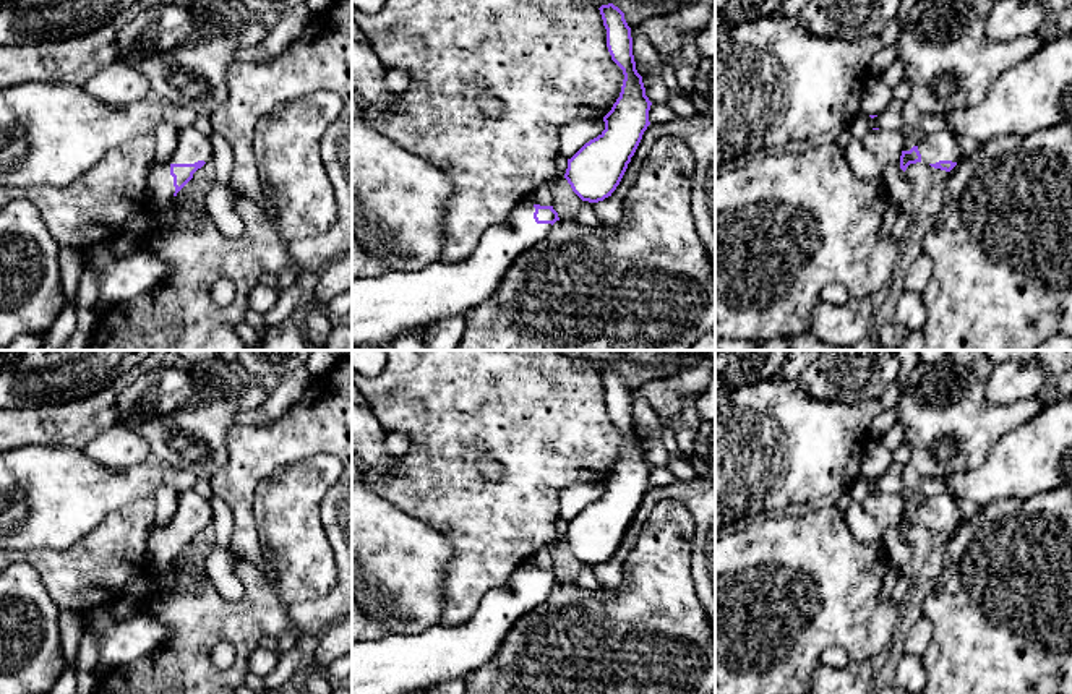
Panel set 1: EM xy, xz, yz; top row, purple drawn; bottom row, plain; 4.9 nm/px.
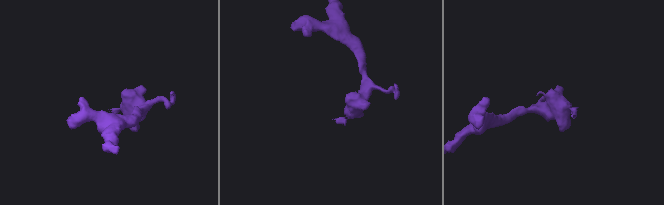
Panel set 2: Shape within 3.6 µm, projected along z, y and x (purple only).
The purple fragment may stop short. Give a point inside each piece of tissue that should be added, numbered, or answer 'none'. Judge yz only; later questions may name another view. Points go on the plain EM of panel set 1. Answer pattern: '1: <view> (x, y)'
1: yz (938, 509)

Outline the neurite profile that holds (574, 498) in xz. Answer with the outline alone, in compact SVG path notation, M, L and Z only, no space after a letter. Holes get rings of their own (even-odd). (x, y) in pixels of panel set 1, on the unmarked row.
M603 482L574 483L560 493L560 519L571 522L585 506L602 498Z

